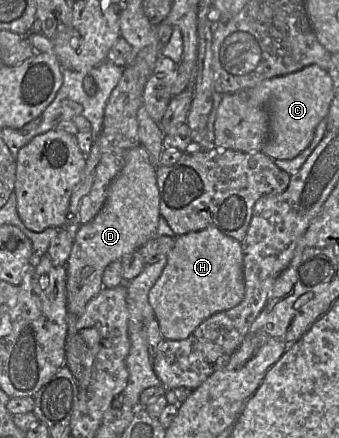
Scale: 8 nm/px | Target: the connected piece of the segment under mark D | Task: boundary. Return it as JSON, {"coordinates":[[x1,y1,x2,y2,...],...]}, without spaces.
{"coordinates":[[142,144,127,150,124,159,125,164,111,183,101,211,77,231,66,263,67,311,77,317,84,313,89,301,102,290,102,276,106,267,138,250,157,235,160,196,156,166,151,163,148,151]]}

